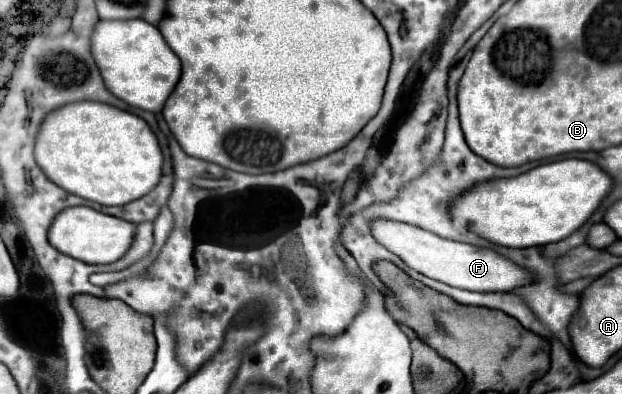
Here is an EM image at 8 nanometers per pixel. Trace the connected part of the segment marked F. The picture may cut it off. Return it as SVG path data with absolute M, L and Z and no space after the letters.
M377 218L377 222L373 222L373 238L377 238L377 242L381 242L389 252L397 254L409 268L455 288L473 292L511 292L513 288L529 284L533 278L527 270L499 256L491 248L477 248L471 244L445 240L435 236L433 232L419 230L417 226L409 226L403 222Z

